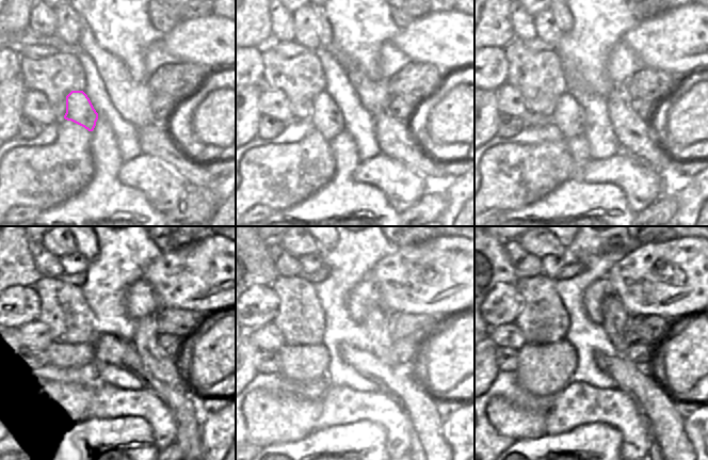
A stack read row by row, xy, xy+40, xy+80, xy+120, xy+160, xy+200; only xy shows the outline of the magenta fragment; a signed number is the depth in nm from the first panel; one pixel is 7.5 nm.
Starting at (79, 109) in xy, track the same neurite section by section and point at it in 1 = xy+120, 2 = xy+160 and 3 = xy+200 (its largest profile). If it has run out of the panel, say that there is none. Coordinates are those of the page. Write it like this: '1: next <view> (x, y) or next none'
1: next xy+120 (184, 407)
2: next xy+160 (428, 443)
3: next xy+200 (669, 443)

